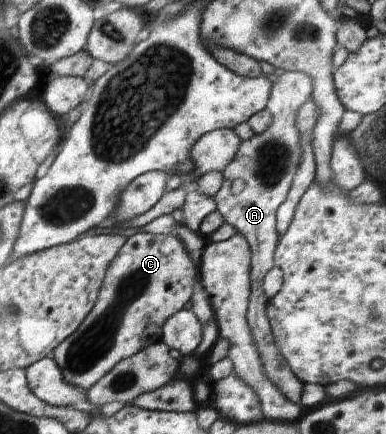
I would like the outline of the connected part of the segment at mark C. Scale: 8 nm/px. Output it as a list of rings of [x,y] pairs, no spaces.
[[[130,232],[126,243],[120,247],[118,255],[114,257],[105,273],[92,311],[86,315],[80,327],[70,337],[66,337],[52,353],[64,381],[68,385],[87,391],[121,360],[132,357],[149,345],[162,342],[164,322],[182,310],[182,307],[192,299],[194,278],[198,277],[199,267],[192,263],[190,253],[176,235]]]

